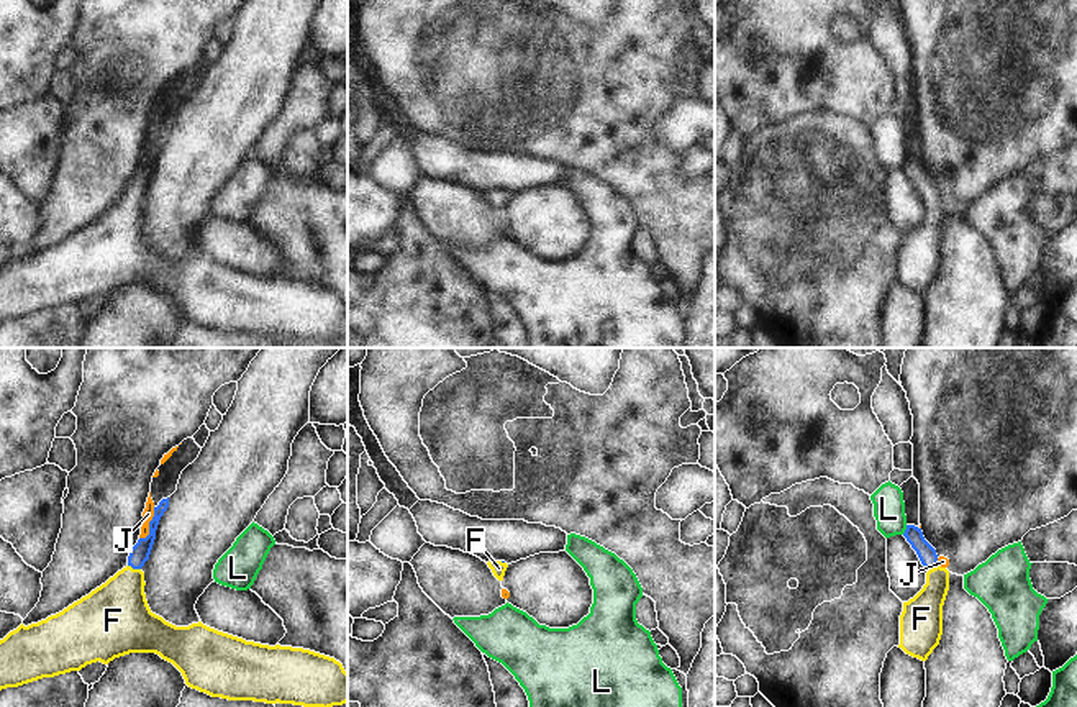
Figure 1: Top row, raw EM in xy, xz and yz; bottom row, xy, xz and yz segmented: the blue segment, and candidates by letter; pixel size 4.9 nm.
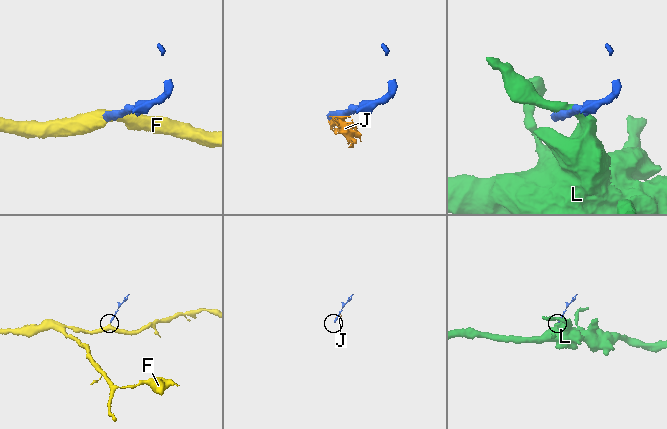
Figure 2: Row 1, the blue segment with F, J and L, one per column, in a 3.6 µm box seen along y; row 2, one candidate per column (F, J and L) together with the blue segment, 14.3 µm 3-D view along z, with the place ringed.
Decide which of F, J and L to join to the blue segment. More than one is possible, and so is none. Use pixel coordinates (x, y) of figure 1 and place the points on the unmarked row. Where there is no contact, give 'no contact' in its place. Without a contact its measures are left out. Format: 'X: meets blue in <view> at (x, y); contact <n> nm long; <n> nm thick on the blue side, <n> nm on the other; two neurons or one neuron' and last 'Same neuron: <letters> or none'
F: meets blue in xy at (135, 200); contact 70 nm long; 100 nm thick on the blue side, 320 nm on the other; one neuron
J: meets blue in xy at (149, 158); contact 180 nm long; 100 nm thick on the blue side, 60 nm on the other; two neurons
L: meets blue in yz at (905, 163); contact 50 nm long; 90 nm thick on the blue side, 160 nm on the other; two neurons
Same neuron: F

